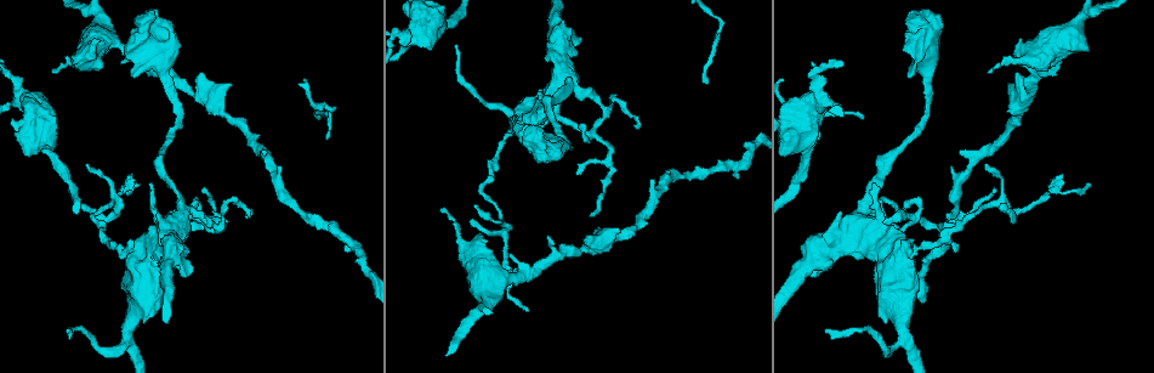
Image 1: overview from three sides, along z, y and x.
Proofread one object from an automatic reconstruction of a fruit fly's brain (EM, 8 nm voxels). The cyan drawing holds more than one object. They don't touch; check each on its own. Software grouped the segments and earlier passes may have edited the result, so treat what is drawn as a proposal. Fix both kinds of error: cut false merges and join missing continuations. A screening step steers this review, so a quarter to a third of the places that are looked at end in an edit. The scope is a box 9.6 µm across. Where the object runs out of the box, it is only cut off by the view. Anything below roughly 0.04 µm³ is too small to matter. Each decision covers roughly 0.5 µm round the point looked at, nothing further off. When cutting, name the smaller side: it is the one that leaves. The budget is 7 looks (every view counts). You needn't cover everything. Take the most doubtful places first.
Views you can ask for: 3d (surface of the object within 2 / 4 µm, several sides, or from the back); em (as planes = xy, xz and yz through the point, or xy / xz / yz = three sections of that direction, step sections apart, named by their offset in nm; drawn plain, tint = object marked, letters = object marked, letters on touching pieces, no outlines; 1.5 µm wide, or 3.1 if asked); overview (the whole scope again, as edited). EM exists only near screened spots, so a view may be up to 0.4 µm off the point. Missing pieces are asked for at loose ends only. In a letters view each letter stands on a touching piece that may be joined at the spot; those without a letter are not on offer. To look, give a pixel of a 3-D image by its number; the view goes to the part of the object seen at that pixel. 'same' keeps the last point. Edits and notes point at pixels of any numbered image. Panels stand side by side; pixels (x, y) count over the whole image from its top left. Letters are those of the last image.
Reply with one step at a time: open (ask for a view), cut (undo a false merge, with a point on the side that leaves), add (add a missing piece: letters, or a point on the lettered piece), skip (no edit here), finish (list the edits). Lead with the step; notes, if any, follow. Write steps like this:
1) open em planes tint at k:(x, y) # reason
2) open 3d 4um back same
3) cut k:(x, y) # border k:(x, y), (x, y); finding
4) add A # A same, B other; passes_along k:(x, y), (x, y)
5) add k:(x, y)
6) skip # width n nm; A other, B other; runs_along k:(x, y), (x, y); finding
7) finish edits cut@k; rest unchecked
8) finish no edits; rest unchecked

open em planes tint at 1:(52, 157) # three-way junction

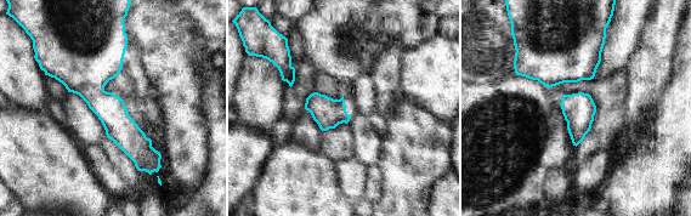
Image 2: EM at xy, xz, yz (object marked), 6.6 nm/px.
open em planes letters same

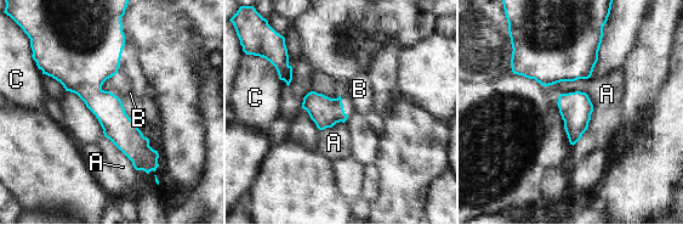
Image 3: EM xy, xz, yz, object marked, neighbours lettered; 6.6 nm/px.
skip # width 190 nm; A other, B other, C other; border 3:(586, 93), (591, 119), (573, 146); continuous, no second neuron

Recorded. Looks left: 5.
open 3d 2um at 1:(157, 226) # stops while still wide

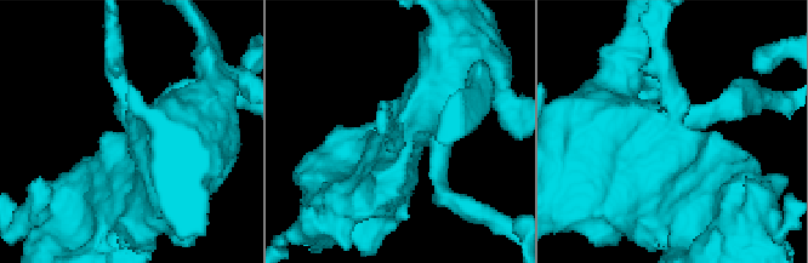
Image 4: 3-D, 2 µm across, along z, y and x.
open em planes plain at 4:(129, 128)

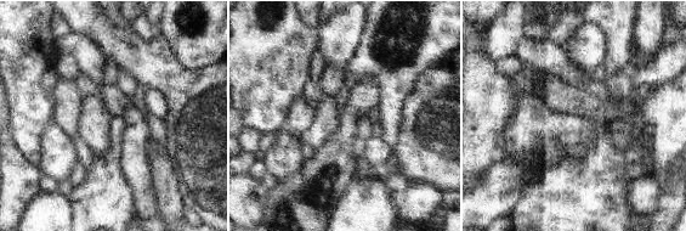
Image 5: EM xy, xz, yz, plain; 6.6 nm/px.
open em planes letters same # see the neighbours

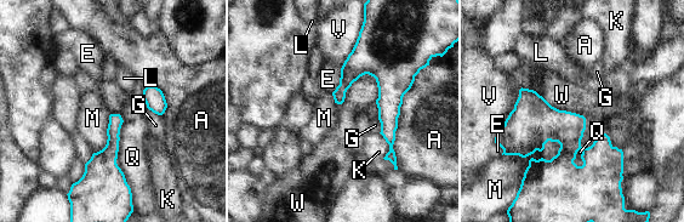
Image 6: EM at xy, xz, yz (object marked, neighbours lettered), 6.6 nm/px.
skip # A other, E other, G other, K other, L other, M other, Q other, V other, W other; border 6:(341, 68), (338, 85), (331, 92); no lettered piece goes on from it

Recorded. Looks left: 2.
open em planes letters at 1:(829, 328) # thin end

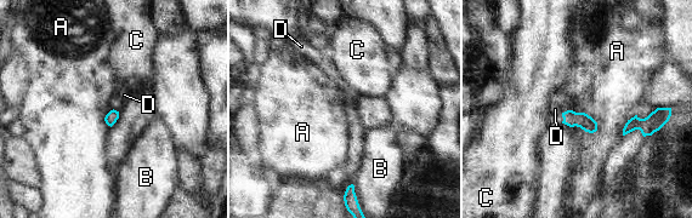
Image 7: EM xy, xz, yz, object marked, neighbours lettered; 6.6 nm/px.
skip # A other, B other, C other, D other; border 7:(583, 112), (596, 122), (595, 132); no lettered piece goes on from it

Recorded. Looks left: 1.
finish no edits; rest unchecked

